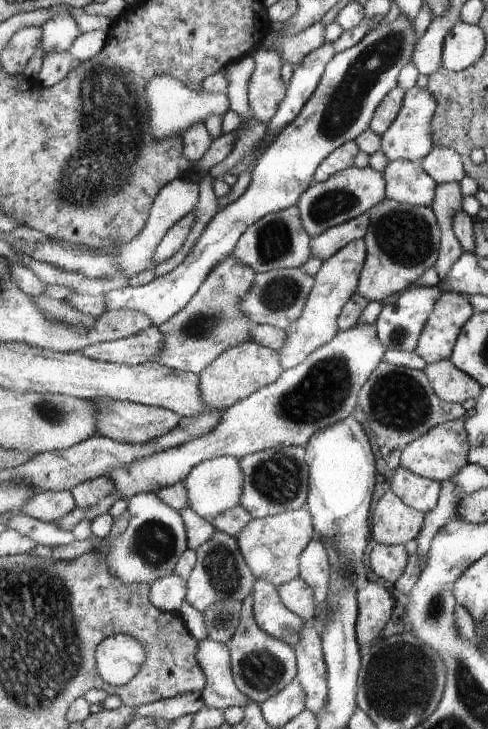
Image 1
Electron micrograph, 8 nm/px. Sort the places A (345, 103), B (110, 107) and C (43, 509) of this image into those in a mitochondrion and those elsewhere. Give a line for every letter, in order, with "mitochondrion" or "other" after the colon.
A: mitochondrion
B: mitochondrion
C: other

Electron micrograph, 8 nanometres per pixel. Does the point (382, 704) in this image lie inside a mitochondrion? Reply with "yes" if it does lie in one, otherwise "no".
yes

